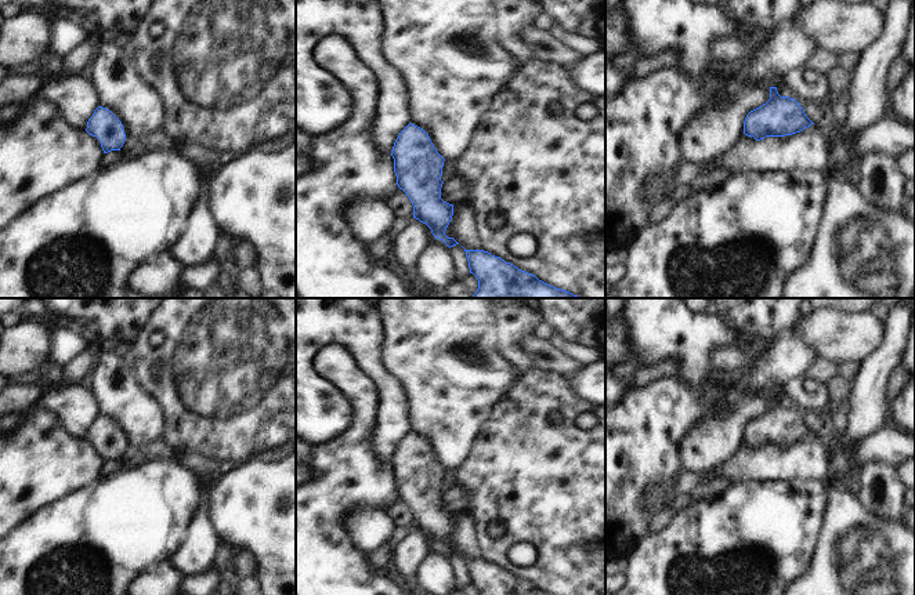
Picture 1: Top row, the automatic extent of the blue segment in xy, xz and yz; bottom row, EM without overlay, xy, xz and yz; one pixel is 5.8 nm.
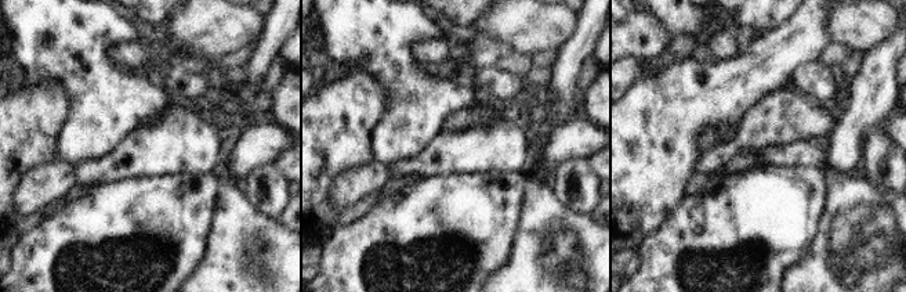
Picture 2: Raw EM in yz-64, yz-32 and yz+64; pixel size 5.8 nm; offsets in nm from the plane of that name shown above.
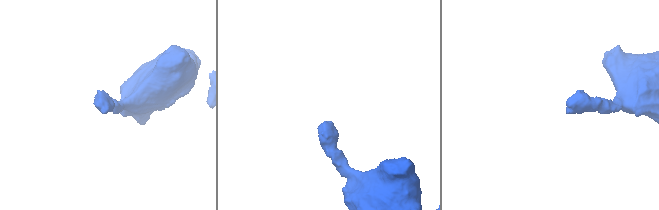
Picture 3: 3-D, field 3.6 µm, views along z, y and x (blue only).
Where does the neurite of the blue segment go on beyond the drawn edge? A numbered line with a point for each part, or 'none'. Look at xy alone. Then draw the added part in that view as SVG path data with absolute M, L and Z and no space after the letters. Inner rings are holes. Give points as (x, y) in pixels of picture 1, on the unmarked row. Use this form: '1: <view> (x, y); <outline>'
none

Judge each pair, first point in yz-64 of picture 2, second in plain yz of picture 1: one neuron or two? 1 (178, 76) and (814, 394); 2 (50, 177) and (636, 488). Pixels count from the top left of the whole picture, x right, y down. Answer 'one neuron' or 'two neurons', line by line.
1: one neuron
2: two neurons

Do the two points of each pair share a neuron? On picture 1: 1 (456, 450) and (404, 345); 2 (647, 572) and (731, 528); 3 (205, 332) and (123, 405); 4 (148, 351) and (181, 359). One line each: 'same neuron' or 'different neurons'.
1: same neuron
2: same neuron
3: different neurons
4: same neuron

